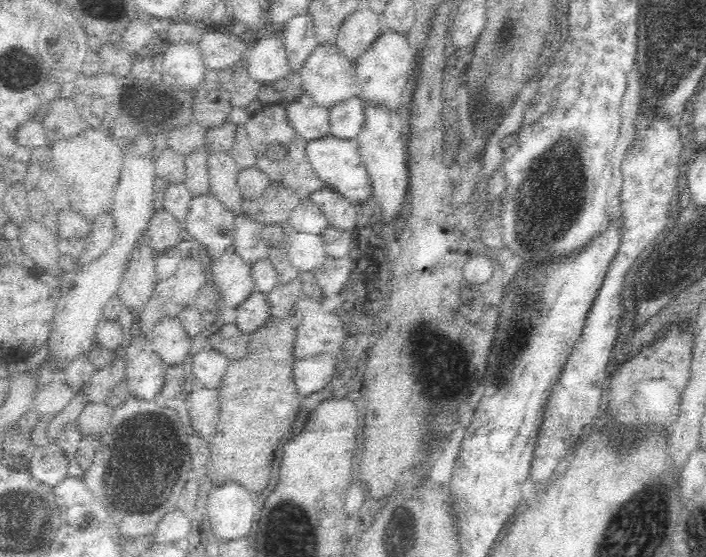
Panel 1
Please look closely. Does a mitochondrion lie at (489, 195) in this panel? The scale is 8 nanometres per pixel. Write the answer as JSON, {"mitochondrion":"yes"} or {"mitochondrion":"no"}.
{"mitochondrion":"no"}

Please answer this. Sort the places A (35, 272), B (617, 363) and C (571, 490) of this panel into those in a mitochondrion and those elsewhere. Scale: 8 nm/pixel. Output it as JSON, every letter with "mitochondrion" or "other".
{"A":"other","B":"other","C":"other"}

